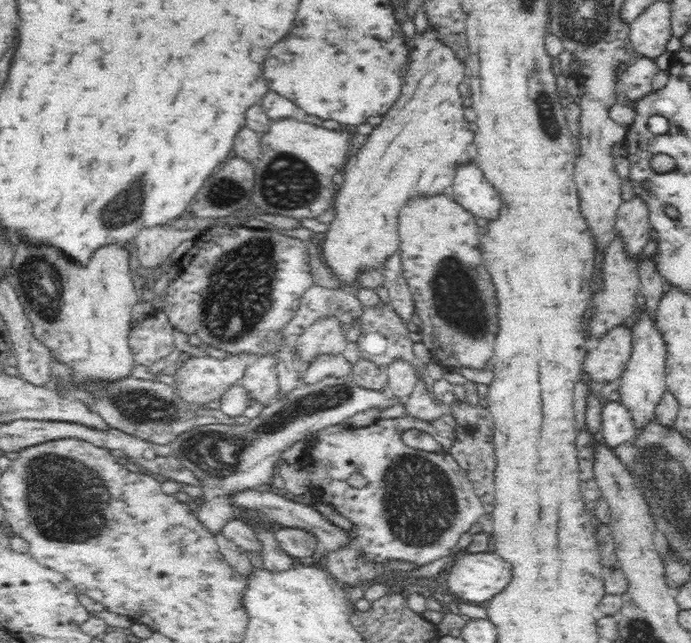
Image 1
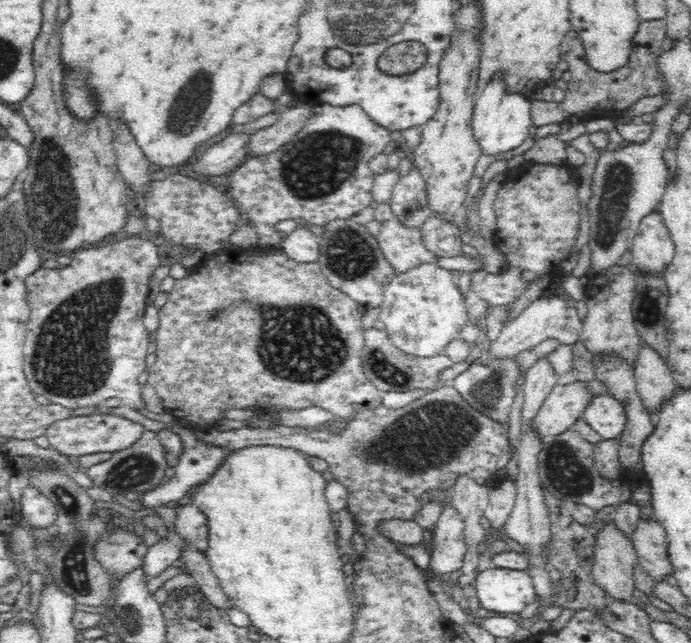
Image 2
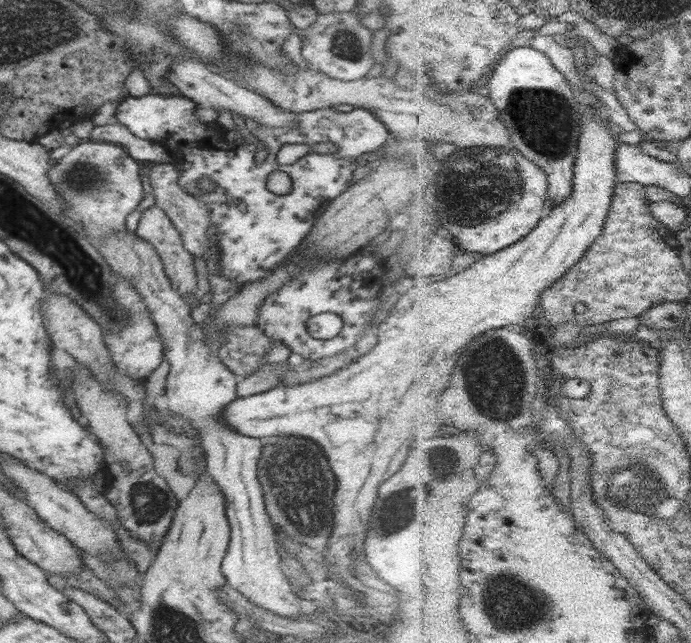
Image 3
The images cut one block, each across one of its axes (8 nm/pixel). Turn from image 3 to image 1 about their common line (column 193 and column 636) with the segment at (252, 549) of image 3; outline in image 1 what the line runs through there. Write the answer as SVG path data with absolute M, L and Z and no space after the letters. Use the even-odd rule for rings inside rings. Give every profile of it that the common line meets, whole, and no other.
M643 311L635 324L631 326L633 347L622 376L618 379L619 402L631 412L638 431L655 417L656 405L666 390L664 382L664 364L666 364L666 344L662 333L656 327L656 321L650 313Z

